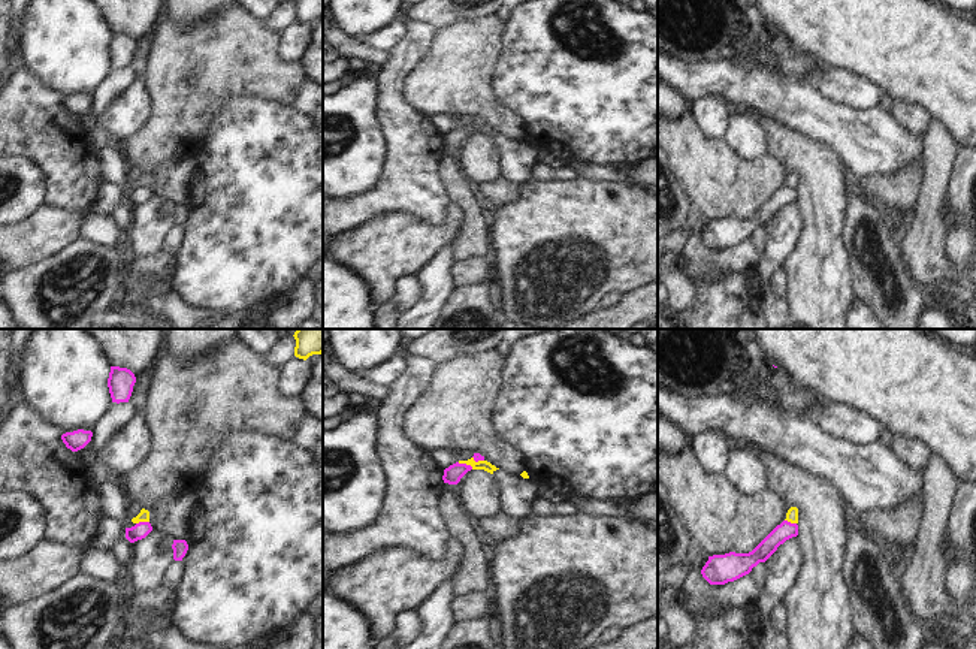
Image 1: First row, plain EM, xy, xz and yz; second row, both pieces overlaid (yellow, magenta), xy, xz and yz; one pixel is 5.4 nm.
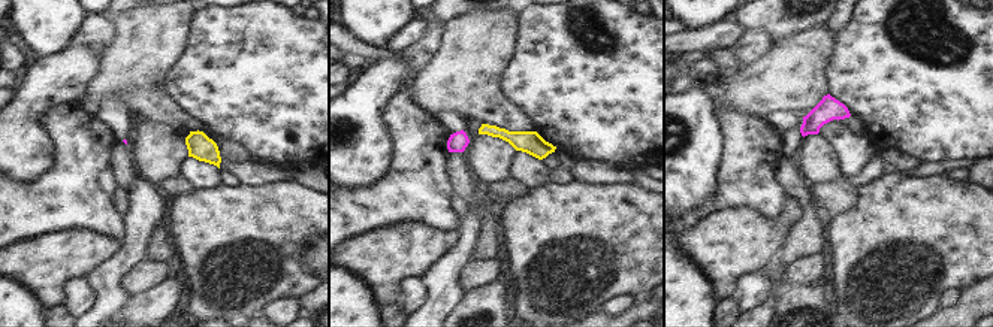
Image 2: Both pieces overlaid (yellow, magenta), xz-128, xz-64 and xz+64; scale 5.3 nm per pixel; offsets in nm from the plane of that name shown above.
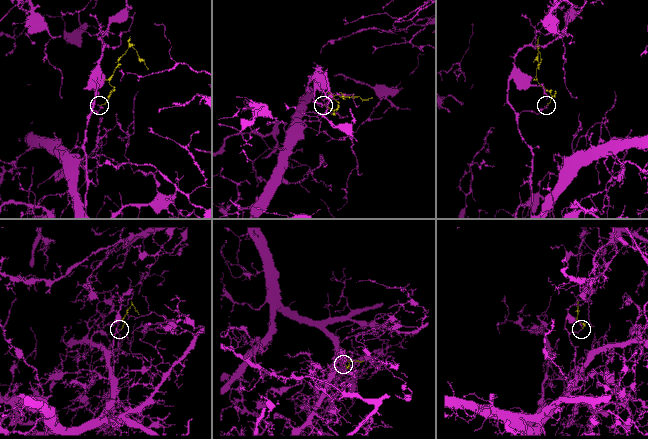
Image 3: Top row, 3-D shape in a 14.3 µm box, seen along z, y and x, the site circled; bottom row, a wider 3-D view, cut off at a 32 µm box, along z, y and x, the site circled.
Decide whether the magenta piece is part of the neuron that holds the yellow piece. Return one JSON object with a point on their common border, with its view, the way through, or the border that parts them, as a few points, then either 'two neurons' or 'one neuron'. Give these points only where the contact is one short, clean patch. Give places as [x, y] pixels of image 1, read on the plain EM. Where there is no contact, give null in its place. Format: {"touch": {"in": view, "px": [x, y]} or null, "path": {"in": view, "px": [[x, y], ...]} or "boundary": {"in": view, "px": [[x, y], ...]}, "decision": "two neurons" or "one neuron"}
{"touch": {"in": "xz", "px": [465, 127]}, "boundary": {"in": "xz", "px": [[458, 127], [465, 127], [473, 133]]}, "decision": "two neurons"}

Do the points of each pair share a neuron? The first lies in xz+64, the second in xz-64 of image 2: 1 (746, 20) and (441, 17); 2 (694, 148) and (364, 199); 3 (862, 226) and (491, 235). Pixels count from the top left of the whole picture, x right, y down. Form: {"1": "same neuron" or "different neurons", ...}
{"1": "same neuron", "2": "different neurons", "3": "different neurons"}

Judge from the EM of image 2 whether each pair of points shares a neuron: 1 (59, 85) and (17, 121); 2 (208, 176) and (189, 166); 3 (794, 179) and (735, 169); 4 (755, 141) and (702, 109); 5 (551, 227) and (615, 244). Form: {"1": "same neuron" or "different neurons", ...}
{"1": "same neuron", "2": "same neuron", "3": "different neurons", "4": "different neurons", "5": "same neuron"}

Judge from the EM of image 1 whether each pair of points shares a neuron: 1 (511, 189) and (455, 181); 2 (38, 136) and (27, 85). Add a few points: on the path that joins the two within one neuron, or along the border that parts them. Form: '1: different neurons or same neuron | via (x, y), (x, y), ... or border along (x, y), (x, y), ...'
1: different neurons | border along (476, 184), (474, 193)
2: same neuron | via (33, 124), (27, 118), (27, 97)

